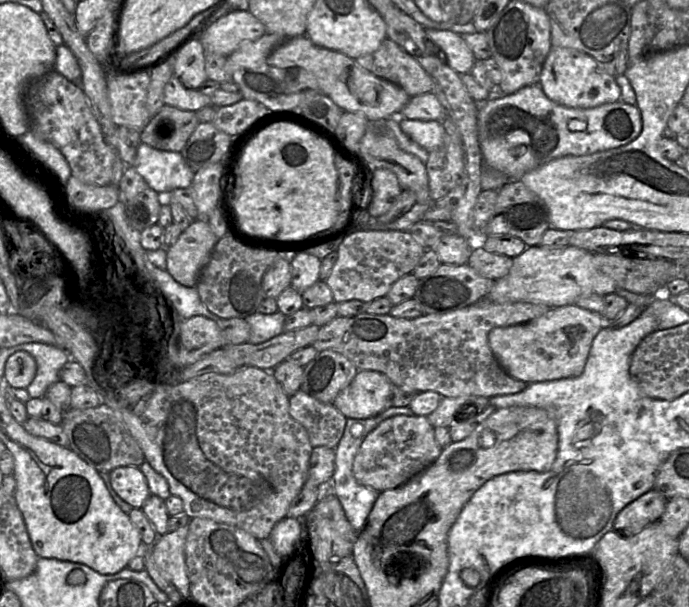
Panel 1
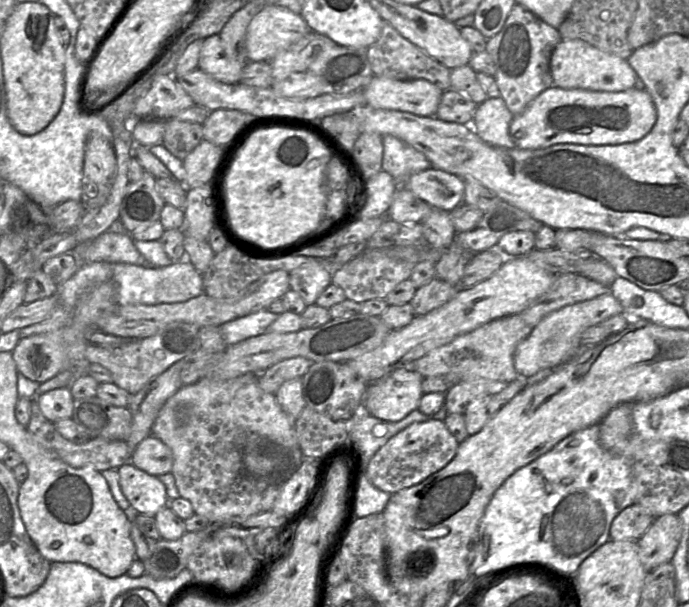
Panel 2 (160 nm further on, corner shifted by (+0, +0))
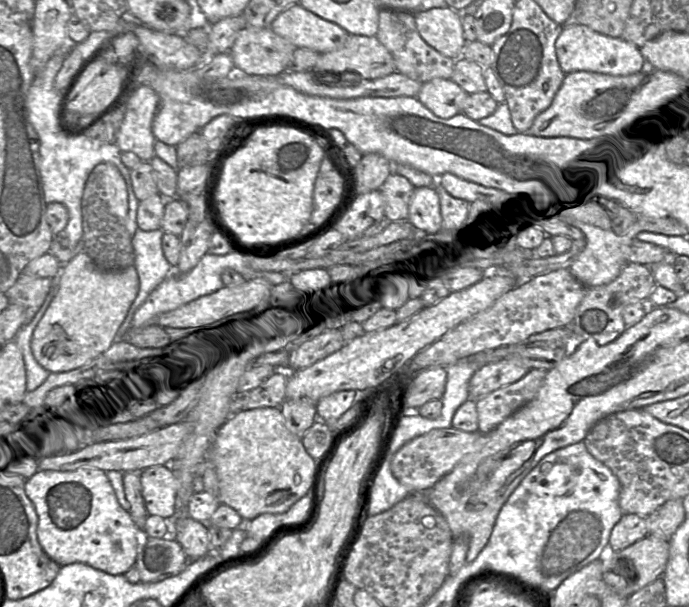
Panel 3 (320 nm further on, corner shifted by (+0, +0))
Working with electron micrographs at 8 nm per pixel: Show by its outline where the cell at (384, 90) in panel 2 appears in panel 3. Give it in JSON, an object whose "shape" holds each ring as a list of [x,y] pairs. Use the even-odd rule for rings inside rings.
{"shape":[[[436,78],[422,84],[417,98],[435,115],[441,118],[451,118],[462,112],[463,102],[468,95],[469,94],[453,80]]]}

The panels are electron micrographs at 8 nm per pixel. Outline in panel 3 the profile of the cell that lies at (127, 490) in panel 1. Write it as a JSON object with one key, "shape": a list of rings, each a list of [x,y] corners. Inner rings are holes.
{"shape":[[[155,465],[139,474],[147,513],[164,519],[176,519],[177,479],[172,470],[166,465]]]}

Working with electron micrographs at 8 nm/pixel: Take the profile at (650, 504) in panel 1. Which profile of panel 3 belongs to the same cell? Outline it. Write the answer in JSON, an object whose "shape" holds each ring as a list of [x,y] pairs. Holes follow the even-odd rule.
{"shape":[[[623,514],[611,530],[608,551],[620,551],[647,534],[649,533],[644,517],[637,514]]]}

